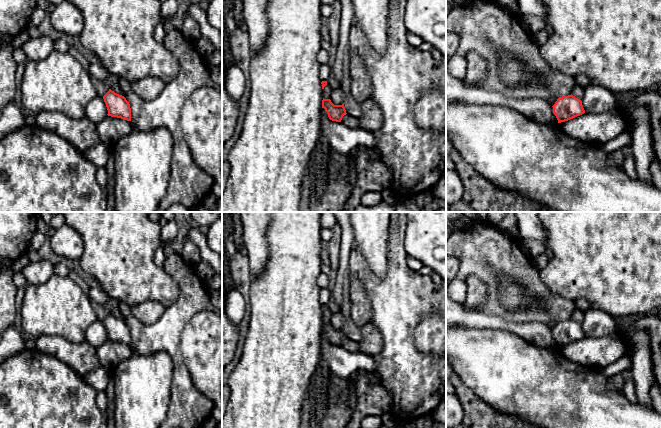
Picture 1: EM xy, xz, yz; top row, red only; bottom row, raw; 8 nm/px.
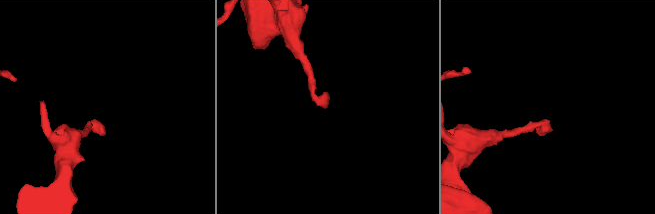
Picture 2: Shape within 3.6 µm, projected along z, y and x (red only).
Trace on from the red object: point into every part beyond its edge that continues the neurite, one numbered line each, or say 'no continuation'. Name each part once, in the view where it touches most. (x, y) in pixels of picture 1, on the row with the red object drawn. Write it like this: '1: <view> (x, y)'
no continuation

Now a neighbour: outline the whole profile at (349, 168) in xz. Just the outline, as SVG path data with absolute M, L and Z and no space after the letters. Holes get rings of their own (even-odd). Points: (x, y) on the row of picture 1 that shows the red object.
M352 159L347 160L343 171L344 171L344 174L347 178L349 178L350 180L353 179L354 171L355 171L355 164L354 164L354 161Z

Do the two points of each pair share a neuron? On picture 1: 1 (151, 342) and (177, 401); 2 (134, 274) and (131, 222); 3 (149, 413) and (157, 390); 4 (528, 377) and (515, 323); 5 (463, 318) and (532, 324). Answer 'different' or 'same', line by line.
1: same
2: same
3: same
4: different
5: same

